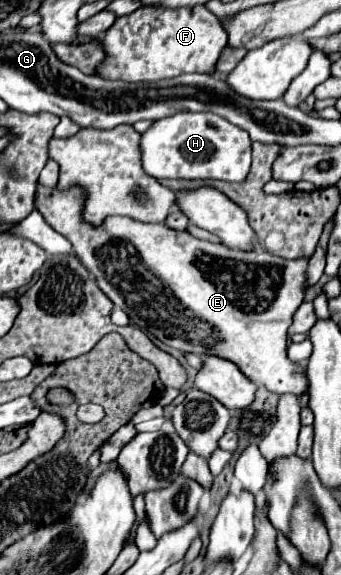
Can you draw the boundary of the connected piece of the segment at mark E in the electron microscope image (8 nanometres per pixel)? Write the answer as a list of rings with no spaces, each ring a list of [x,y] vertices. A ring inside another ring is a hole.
[[[38,185],[36,189],[36,209],[44,215],[48,225],[52,225],[60,235],[64,235],[72,243],[76,255],[96,277],[96,283],[102,289],[102,293],[116,307],[120,307],[136,327],[158,337],[162,343],[182,353],[214,355],[228,359],[236,363],[236,367],[240,367],[240,371],[252,383],[264,385],[270,393],[292,393],[296,397],[308,393],[308,377],[304,373],[304,367],[286,357],[286,331],[292,325],[292,315],[304,301],[304,291],[308,287],[308,259],[282,259],[264,249],[252,251],[252,255],[244,255],[242,251],[232,251],[224,245],[200,241],[184,231],[172,231],[164,223],[150,225],[124,217],[112,217],[106,219],[100,227],[88,227],[88,223],[80,219],[82,203],[84,193],[80,189],[56,191],[56,187],[50,189],[44,185]],[[142,269],[152,271],[154,277],[142,277]]]

